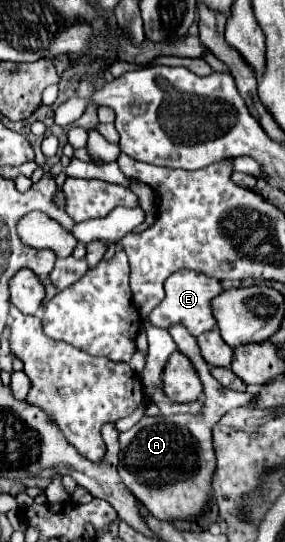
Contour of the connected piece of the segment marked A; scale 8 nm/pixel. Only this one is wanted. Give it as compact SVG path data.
M171 325L167 331L177 343L177 349L189 355L203 381L205 407L199 415L141 417L141 421L135 423L129 431L119 433L121 453L117 471L127 489L147 507L151 515L157 515L157 519L195 521L207 511L211 503L211 481L217 469L211 429L233 407L251 405L253 393L237 393L221 387L221 383L217 383L217 379L213 379L213 375L209 373L209 365L205 363L205 359L201 359L195 337L189 335L189 331L185 331L185 327L181 325Z

